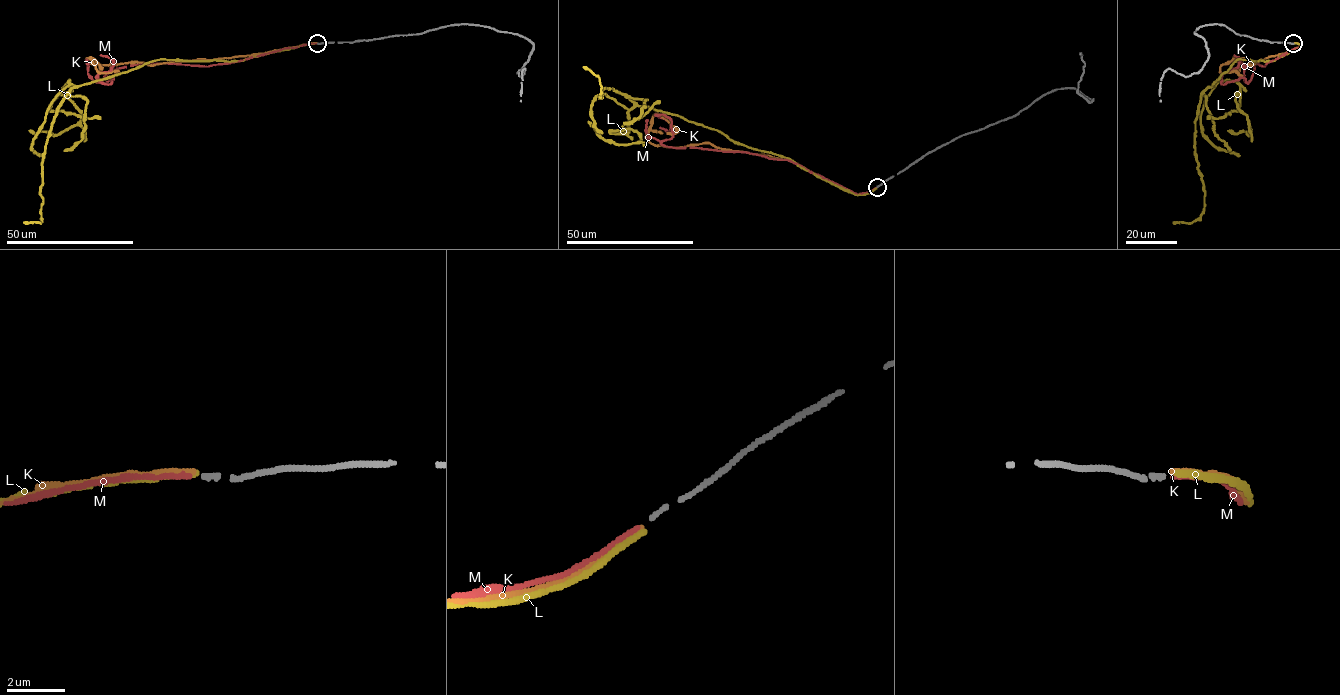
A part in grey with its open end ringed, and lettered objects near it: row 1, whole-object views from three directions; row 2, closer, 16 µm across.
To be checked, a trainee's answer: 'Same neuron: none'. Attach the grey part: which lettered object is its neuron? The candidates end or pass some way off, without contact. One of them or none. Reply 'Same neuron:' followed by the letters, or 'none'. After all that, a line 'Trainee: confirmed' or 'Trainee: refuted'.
Same neuron: M
Trainee: refuted

